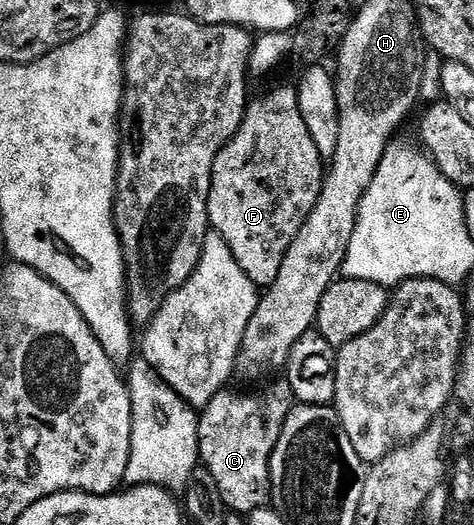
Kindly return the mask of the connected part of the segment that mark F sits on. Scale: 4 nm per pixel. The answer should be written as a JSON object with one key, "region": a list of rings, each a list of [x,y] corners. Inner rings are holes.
{"region":[[[294,86],[279,87],[272,95],[267,95],[264,99],[259,99],[250,104],[247,108],[246,115],[243,116],[243,124],[239,126],[239,131],[230,143],[224,147],[222,153],[217,157],[217,161],[213,165],[213,177],[211,178],[211,193],[207,198],[207,218],[210,226],[213,228],[214,234],[221,236],[229,245],[229,249],[233,253],[233,257],[237,261],[237,265],[241,265],[241,269],[245,269],[245,273],[254,281],[255,286],[260,289],[266,289],[271,286],[273,281],[277,281],[277,273],[281,273],[281,265],[285,261],[285,253],[293,245],[293,241],[297,237],[297,233],[301,233],[301,229],[305,225],[305,221],[313,213],[313,209],[317,205],[319,195],[323,192],[323,180],[325,178],[325,159],[323,163],[323,155],[319,152],[320,144],[311,136],[309,125],[305,121],[305,117],[299,112],[299,92]],[[248,155],[251,163],[255,167],[247,168],[247,163],[243,158]]]}

